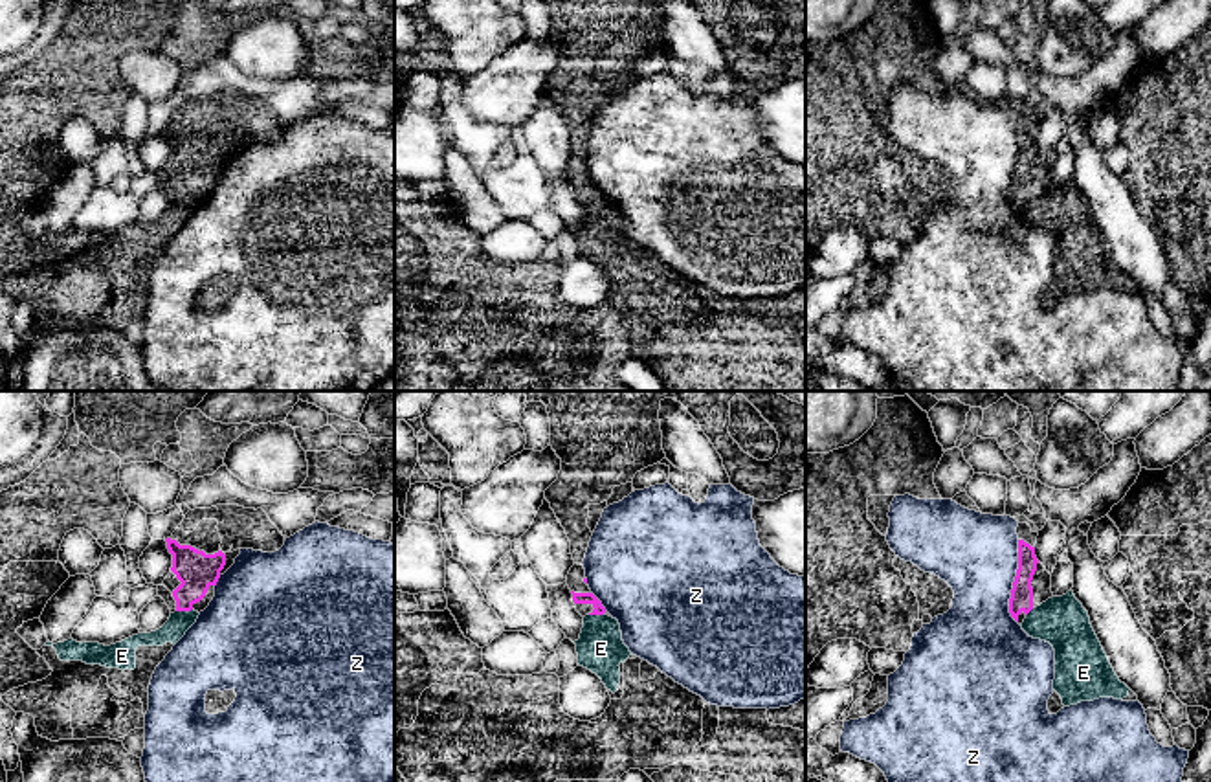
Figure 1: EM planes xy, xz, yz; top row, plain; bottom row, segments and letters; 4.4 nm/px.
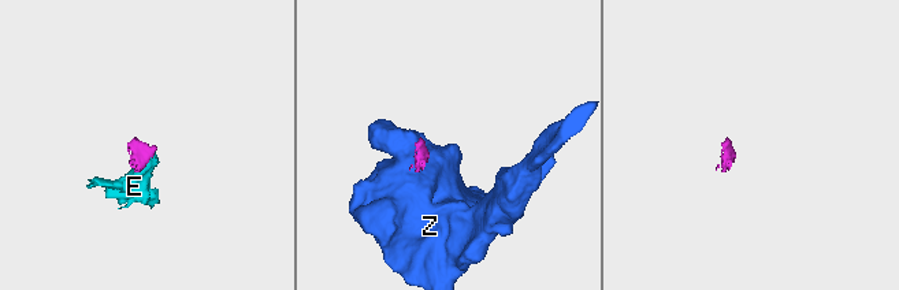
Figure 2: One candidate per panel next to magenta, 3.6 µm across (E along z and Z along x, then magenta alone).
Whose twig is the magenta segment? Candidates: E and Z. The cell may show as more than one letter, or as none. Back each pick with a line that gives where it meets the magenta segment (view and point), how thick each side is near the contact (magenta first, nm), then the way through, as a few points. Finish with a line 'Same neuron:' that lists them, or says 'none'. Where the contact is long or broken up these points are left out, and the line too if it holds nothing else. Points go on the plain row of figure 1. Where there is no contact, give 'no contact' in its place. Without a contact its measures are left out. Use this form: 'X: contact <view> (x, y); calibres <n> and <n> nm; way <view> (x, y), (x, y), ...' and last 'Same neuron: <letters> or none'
E: contact xy (184, 199); calibres 170 and 100 nm; way xy (195, 158), (184, 199), (173, 219)
Same neuron: E

